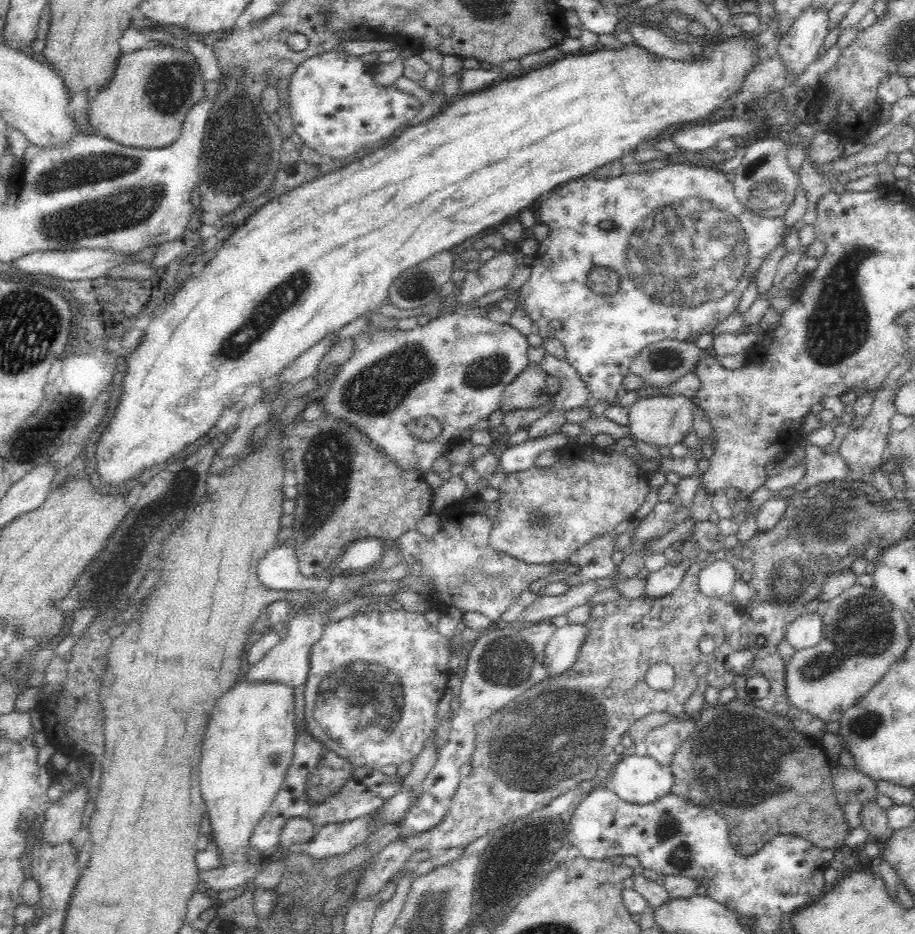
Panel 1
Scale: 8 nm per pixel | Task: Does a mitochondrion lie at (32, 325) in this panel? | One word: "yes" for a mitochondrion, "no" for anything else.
yes

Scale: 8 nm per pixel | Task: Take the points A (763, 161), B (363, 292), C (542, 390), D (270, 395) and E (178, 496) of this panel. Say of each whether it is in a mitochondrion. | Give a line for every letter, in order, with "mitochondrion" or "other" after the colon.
A: mitochondrion
B: other
C: other
D: other
E: other

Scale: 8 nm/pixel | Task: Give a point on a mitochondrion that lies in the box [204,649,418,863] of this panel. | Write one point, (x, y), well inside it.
(364, 701)

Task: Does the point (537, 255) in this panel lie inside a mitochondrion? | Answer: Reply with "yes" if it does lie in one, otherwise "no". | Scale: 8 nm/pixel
no

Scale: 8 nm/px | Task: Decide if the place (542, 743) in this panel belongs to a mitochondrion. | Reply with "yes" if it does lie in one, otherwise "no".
yes

